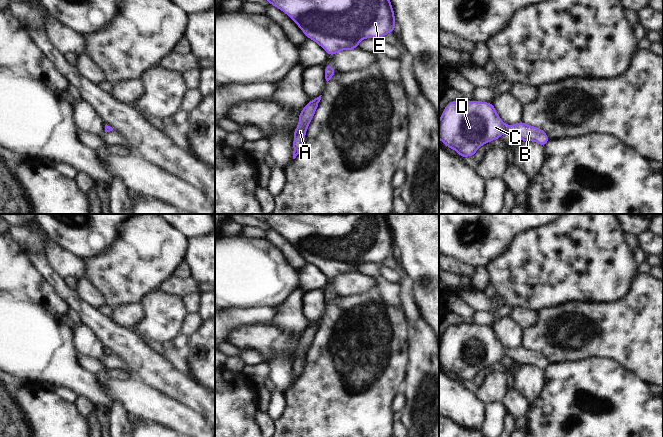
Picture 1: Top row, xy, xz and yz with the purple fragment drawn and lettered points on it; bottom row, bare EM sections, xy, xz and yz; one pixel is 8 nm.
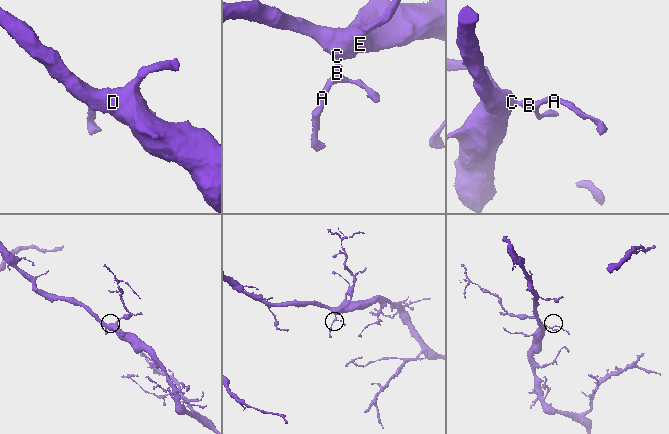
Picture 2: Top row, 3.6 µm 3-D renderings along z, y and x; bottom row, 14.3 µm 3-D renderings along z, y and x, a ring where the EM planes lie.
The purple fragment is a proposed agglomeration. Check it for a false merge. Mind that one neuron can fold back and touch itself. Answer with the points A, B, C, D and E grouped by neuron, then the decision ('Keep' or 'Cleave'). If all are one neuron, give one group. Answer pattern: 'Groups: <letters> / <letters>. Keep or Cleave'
Groups: A B C D E. Keep

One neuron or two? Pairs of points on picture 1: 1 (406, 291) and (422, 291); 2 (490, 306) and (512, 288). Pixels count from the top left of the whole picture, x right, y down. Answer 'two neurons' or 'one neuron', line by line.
1: two neurons
2: two neurons

